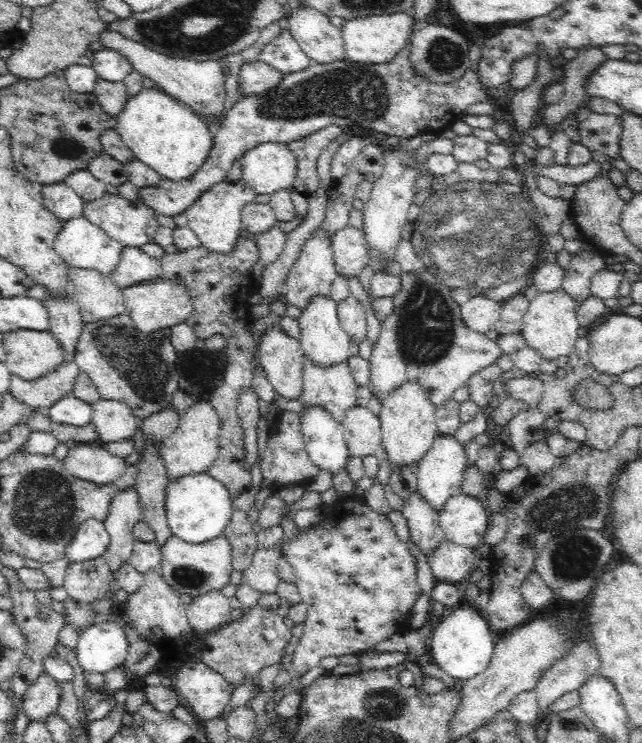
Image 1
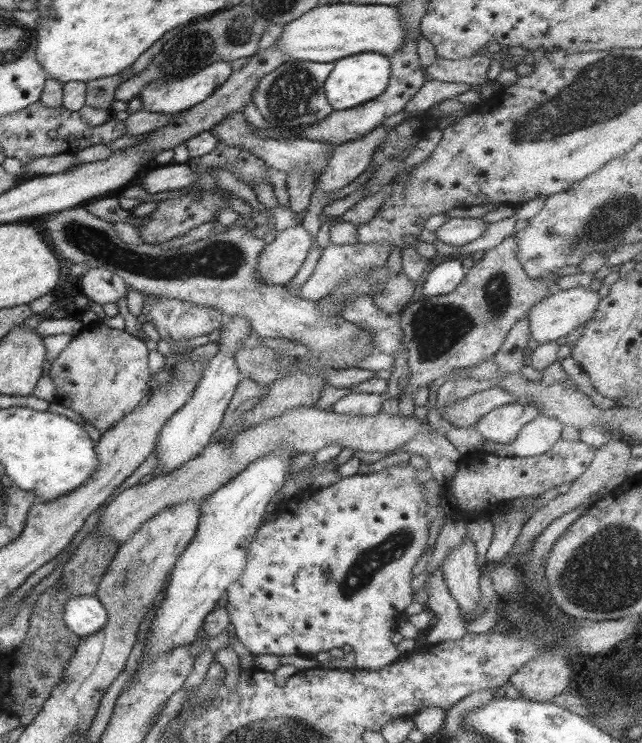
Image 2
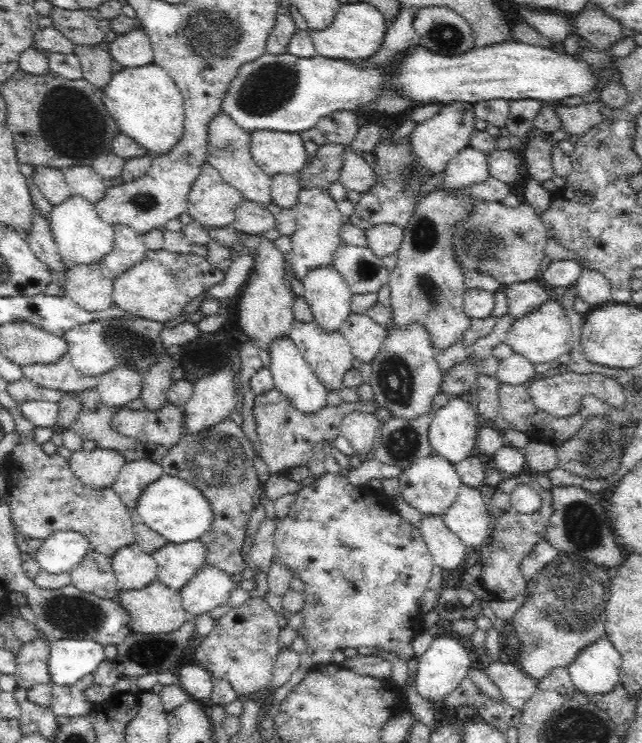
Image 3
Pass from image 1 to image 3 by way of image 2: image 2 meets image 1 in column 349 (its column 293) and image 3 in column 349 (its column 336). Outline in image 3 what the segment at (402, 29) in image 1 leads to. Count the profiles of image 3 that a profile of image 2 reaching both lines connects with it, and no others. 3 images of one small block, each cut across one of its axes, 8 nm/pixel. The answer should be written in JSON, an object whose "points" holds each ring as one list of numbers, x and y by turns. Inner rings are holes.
{"points":[[344,3,328,28,309,33,318,55,334,60,364,61,382,46,387,28,384,17,371,4]]}

